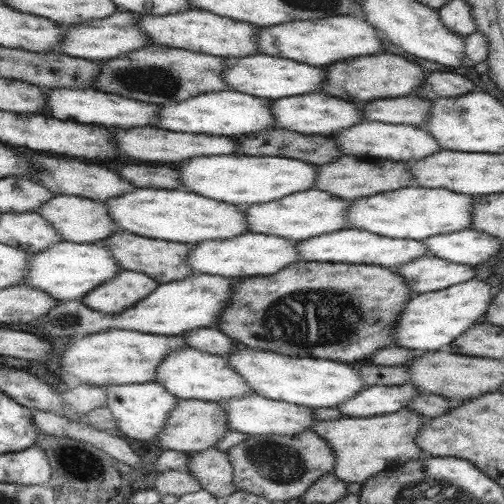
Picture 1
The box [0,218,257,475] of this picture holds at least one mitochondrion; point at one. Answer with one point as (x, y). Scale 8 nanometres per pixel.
(66, 319)

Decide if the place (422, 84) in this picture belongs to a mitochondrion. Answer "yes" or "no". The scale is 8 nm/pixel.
no

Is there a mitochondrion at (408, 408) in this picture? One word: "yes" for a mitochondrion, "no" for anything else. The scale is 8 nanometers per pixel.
no

